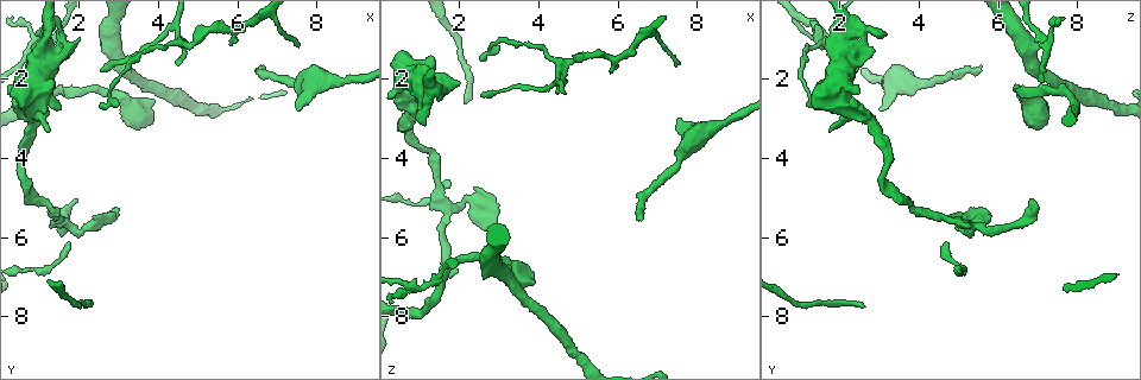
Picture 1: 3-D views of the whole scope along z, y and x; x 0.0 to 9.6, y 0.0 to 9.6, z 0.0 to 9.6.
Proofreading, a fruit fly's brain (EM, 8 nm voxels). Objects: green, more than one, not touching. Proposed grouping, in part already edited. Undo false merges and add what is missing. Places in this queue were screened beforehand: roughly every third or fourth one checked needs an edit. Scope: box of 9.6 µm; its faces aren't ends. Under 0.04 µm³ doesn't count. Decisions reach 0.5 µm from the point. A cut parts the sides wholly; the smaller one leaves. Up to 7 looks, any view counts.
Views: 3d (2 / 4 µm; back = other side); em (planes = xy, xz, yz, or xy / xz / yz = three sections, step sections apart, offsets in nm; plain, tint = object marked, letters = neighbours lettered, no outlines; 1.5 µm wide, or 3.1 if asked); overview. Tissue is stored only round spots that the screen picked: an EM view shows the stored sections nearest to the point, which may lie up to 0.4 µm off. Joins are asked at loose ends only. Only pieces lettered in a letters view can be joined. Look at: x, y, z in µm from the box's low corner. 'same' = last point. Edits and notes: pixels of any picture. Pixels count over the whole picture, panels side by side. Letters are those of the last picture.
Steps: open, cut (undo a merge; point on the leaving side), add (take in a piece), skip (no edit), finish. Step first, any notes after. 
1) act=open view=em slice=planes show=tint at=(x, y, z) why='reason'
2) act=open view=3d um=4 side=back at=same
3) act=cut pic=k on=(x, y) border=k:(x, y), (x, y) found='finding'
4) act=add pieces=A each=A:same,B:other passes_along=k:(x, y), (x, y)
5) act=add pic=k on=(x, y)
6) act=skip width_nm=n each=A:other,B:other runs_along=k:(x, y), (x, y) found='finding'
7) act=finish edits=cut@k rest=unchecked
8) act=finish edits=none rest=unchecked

act=open view=3d um=4 at=(2.50, 2.75, 1.55) why='end of a long branch'

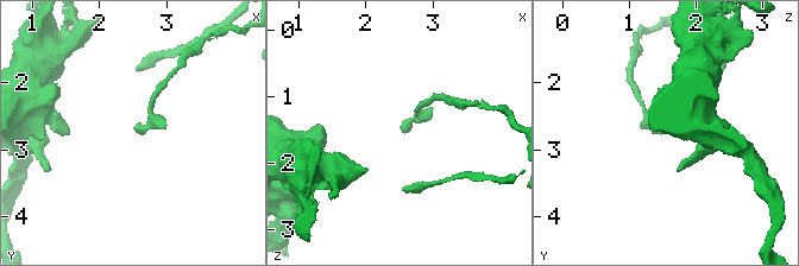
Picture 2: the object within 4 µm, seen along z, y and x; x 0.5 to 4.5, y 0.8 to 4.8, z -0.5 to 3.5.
act=open view=em slice=planes show=letters at=(2.55, 2.75, 1.55) why='now the EM'

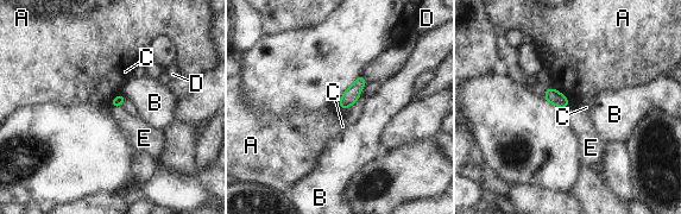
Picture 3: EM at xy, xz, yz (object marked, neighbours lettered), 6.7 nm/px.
act=skip width_nm=70 each=A:other,B:other,C:other,D:other,E:other border=3:(111, 106), (120, 107) found='no lettered piece goes on from it'

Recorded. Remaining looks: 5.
act=open view=3d um=4 at=(2.05, 1.00, 2.15) why='branch stops here'

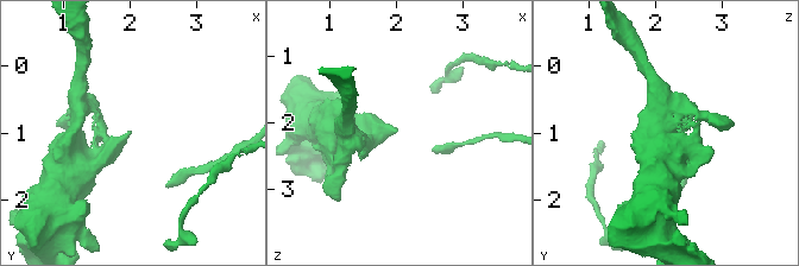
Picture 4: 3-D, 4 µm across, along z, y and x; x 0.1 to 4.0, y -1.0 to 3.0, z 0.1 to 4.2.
act=open view=em slice=xy step=4 show=letters at=(1.95, 0.95, 2.10) why='shape alone is not enough'

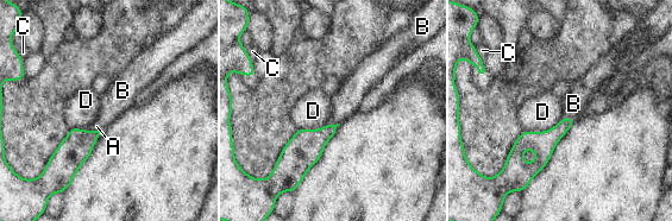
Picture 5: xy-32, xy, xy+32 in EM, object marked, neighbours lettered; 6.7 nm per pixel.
act=skip each=A:other,B:other,C:other,D:other runs_along=5:(570, 121), (509, 160) found='none of them fits'

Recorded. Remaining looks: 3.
act=open view=em slice=xz step=8 show=tint at=(4.65, 1.15, 1.55) why='abrupt turn'

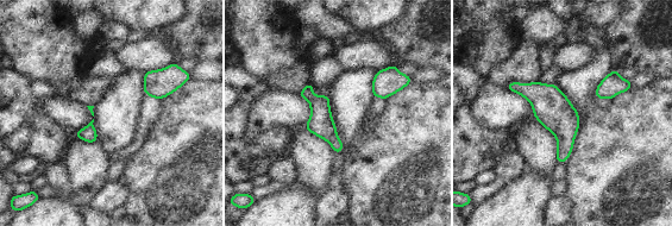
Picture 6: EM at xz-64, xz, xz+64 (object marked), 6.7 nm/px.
act=open view=em slice=xz step=8 show=letters at=same why='see the neighbours'

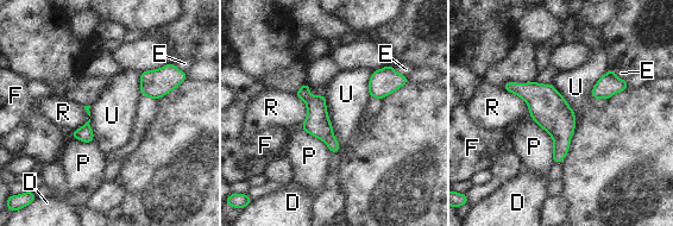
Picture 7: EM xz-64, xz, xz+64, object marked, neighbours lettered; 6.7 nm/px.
act=skip each=D:other,E:other,F:other,P:other,R:other,U:other runs_along=7:(306, 87), (333, 149) found='all the same neuron'

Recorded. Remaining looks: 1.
act=finish edits=none rest=unchecked

